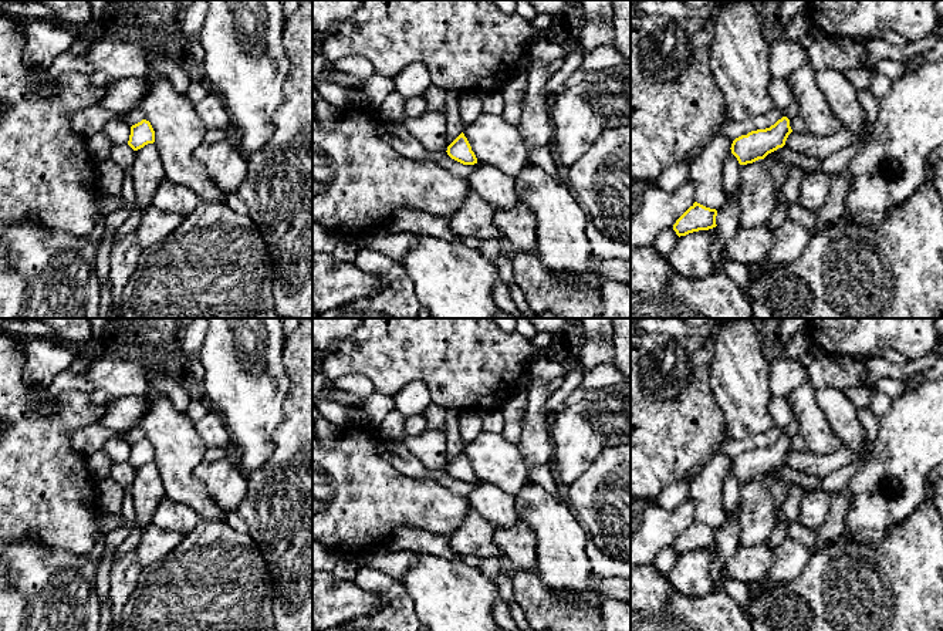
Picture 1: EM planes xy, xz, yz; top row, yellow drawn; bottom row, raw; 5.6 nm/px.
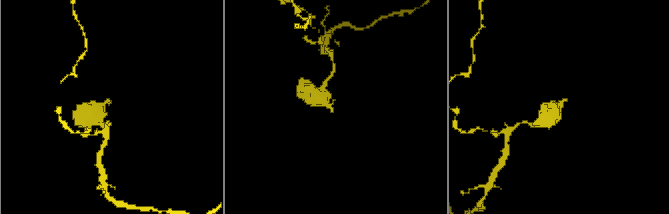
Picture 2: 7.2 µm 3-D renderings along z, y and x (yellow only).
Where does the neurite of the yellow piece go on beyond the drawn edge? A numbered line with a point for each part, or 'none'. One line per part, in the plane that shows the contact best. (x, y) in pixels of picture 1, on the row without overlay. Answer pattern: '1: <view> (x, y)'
none

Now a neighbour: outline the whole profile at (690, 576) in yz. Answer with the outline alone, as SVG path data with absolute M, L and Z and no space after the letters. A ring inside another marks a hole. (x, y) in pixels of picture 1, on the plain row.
M717 544L680 554L667 578L672 587L686 597L703 597L713 591L710 566L716 557Z

